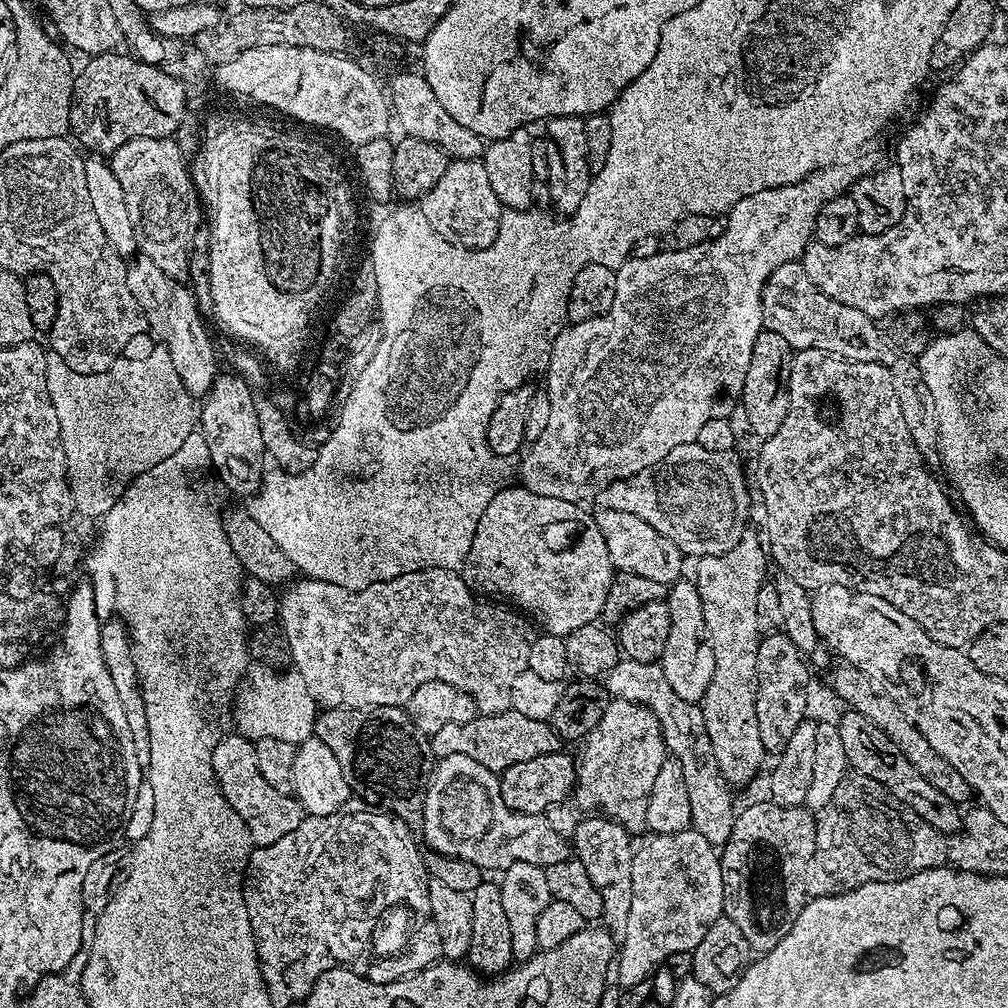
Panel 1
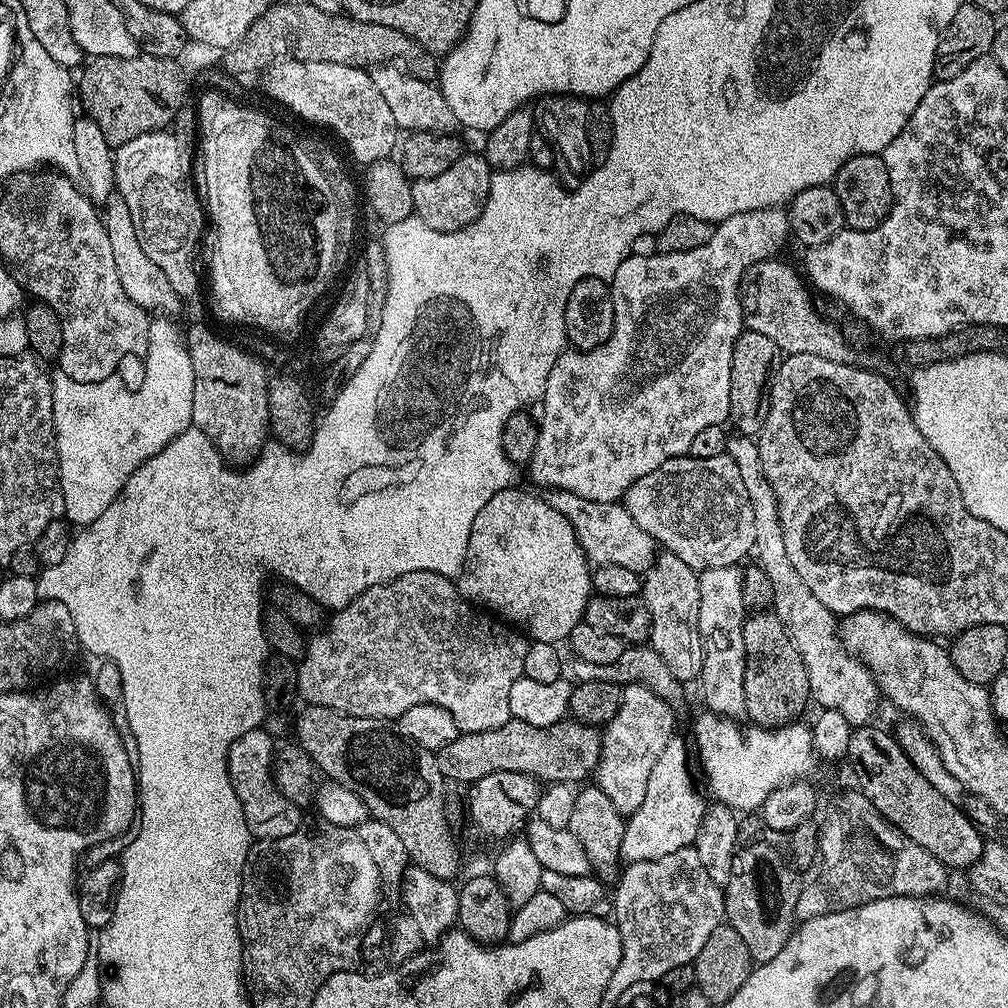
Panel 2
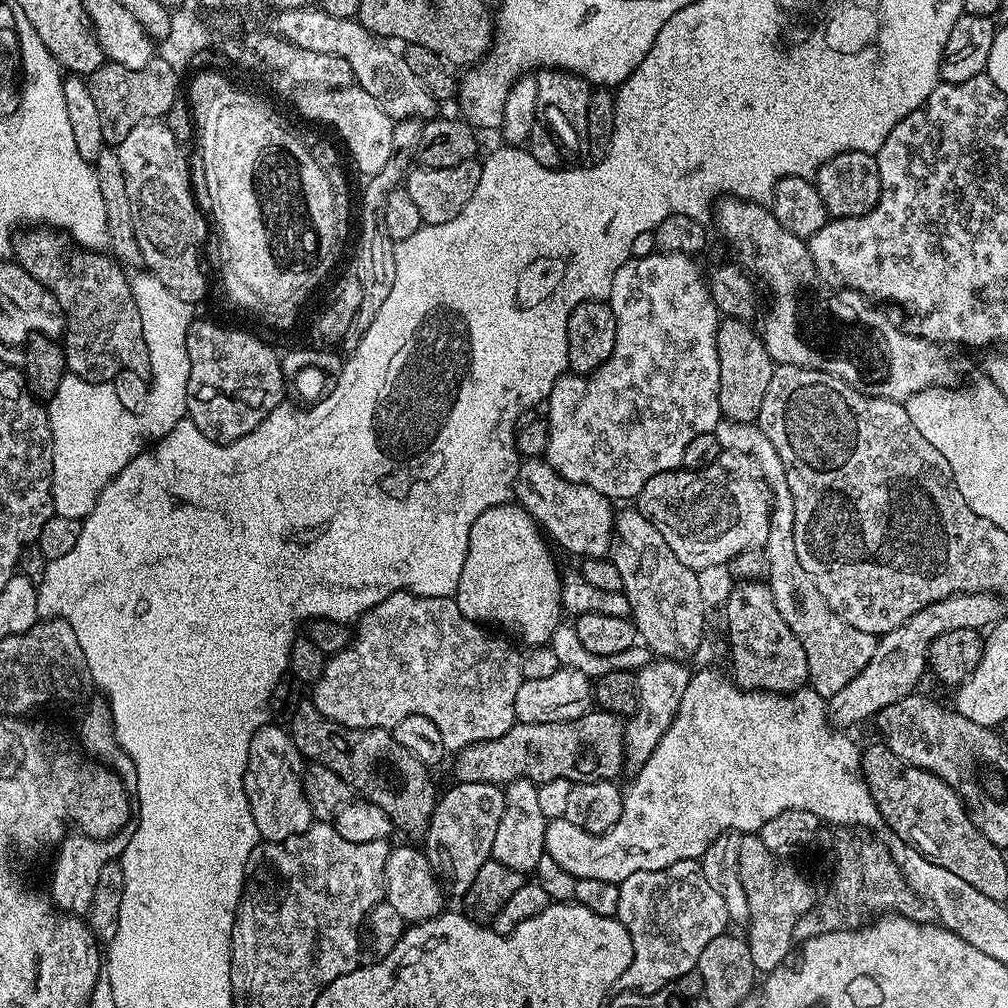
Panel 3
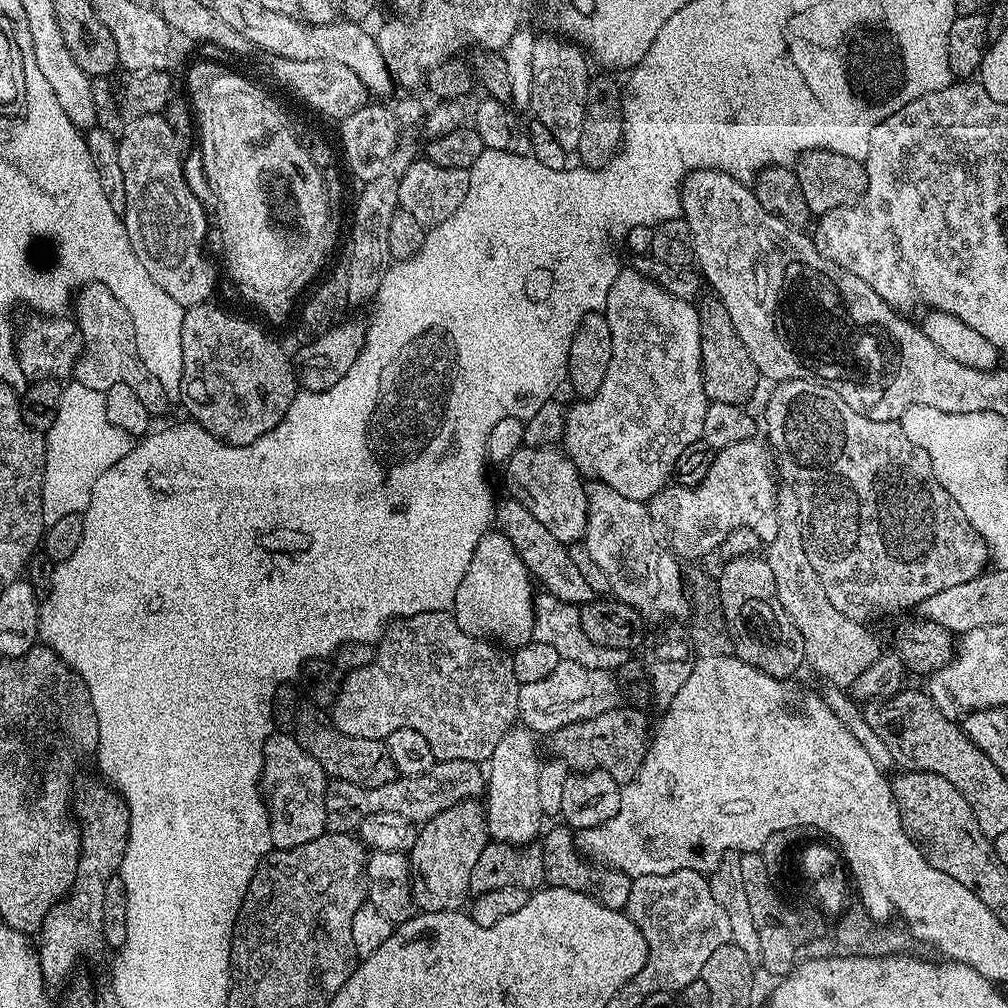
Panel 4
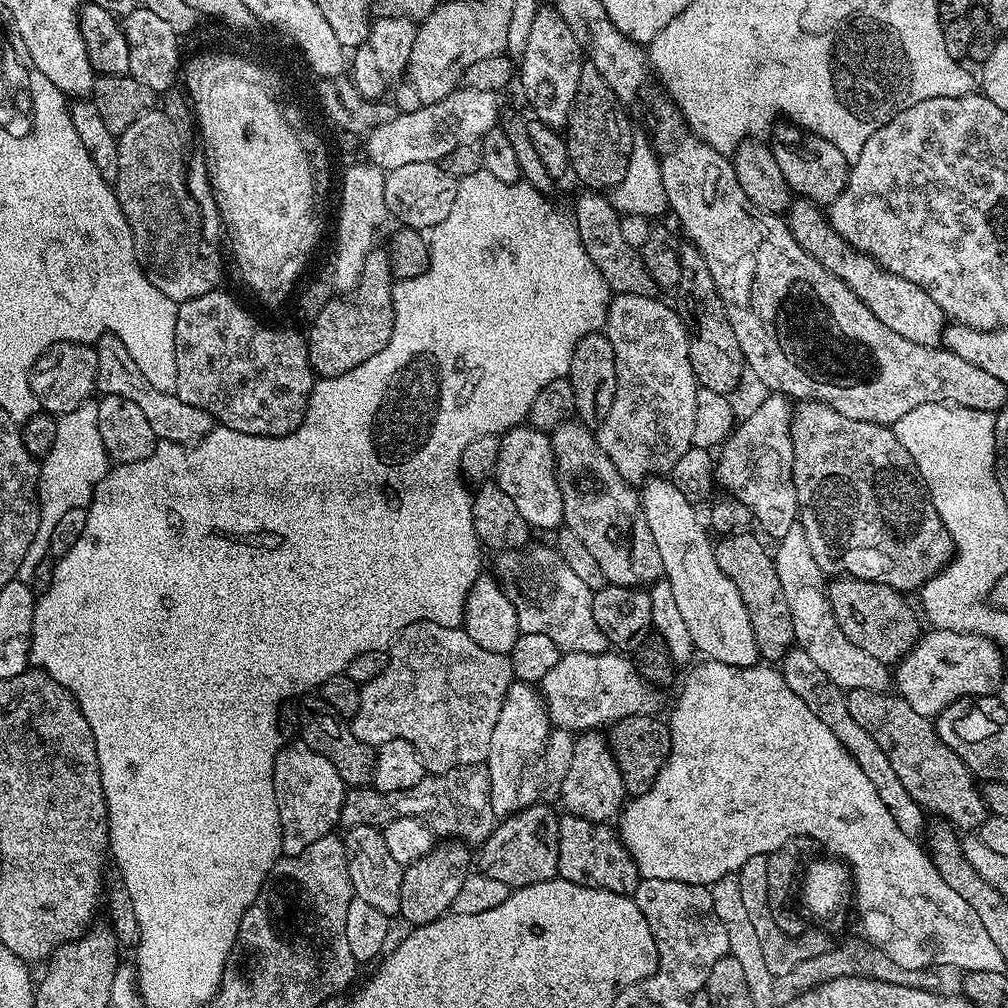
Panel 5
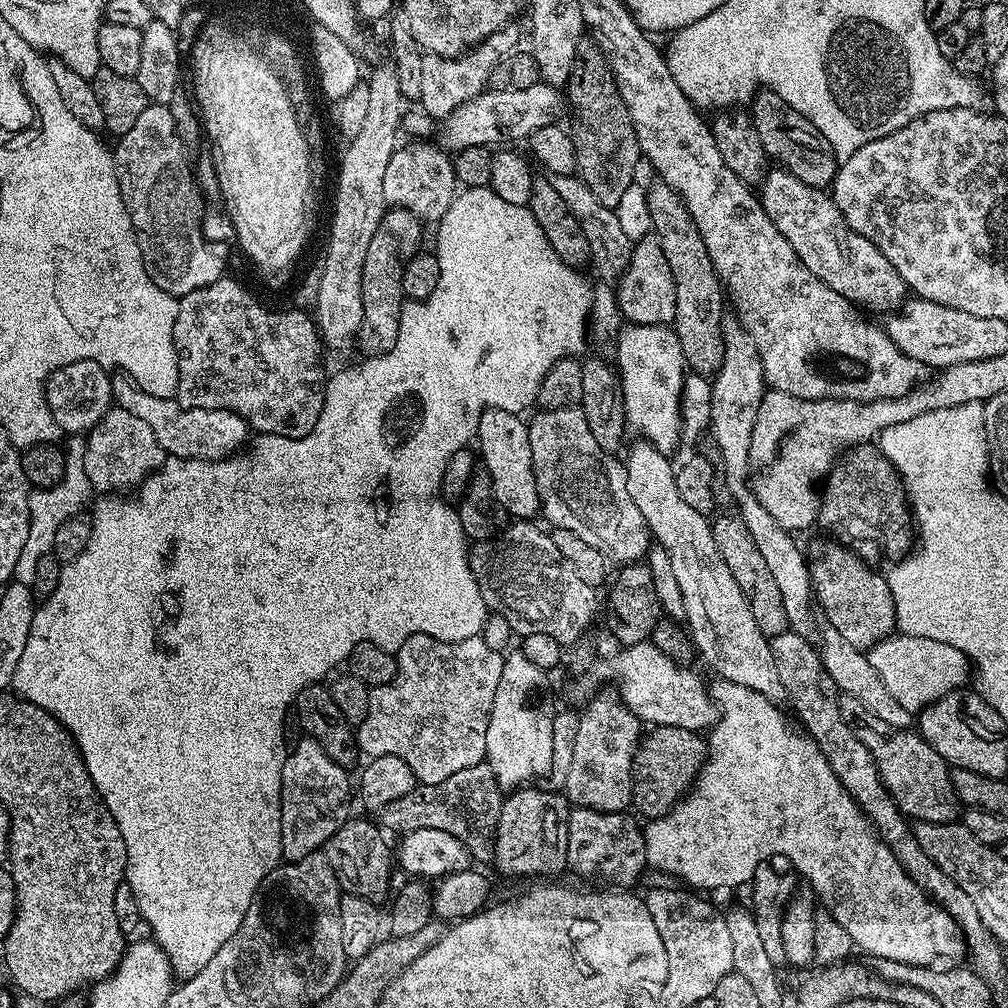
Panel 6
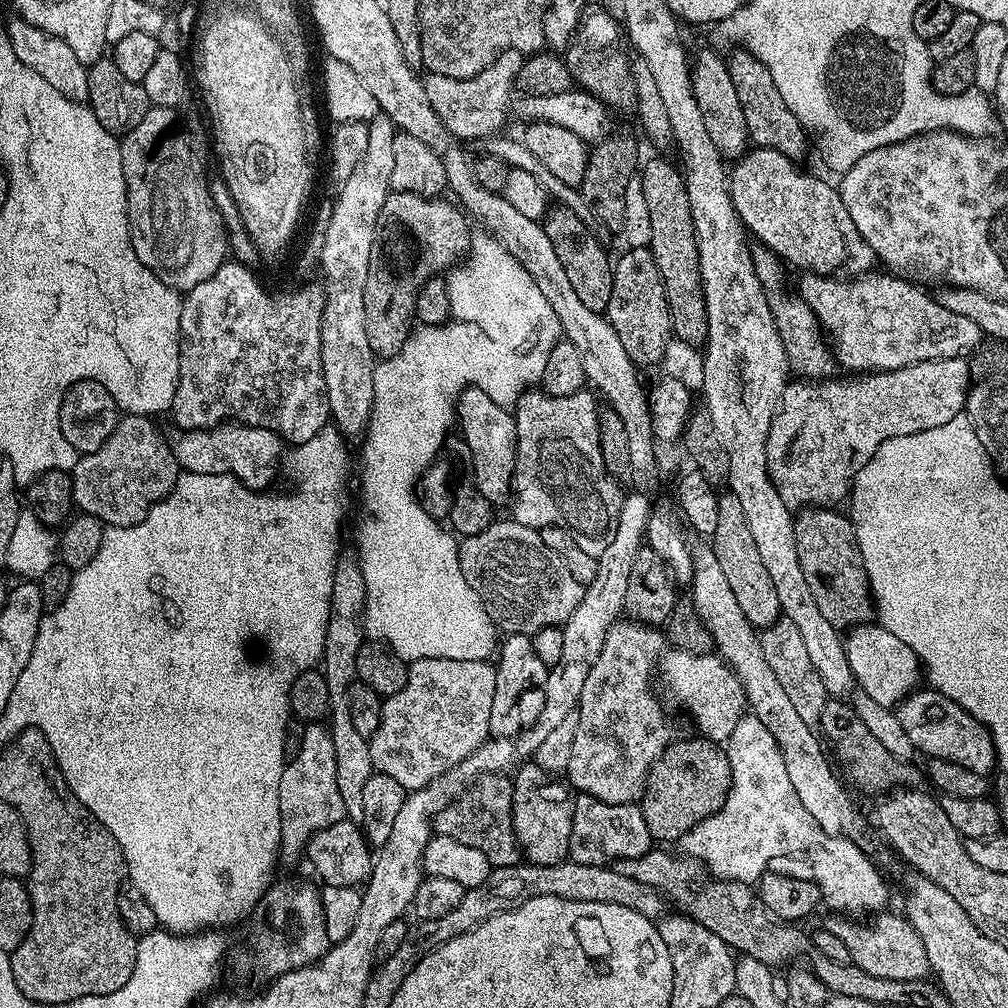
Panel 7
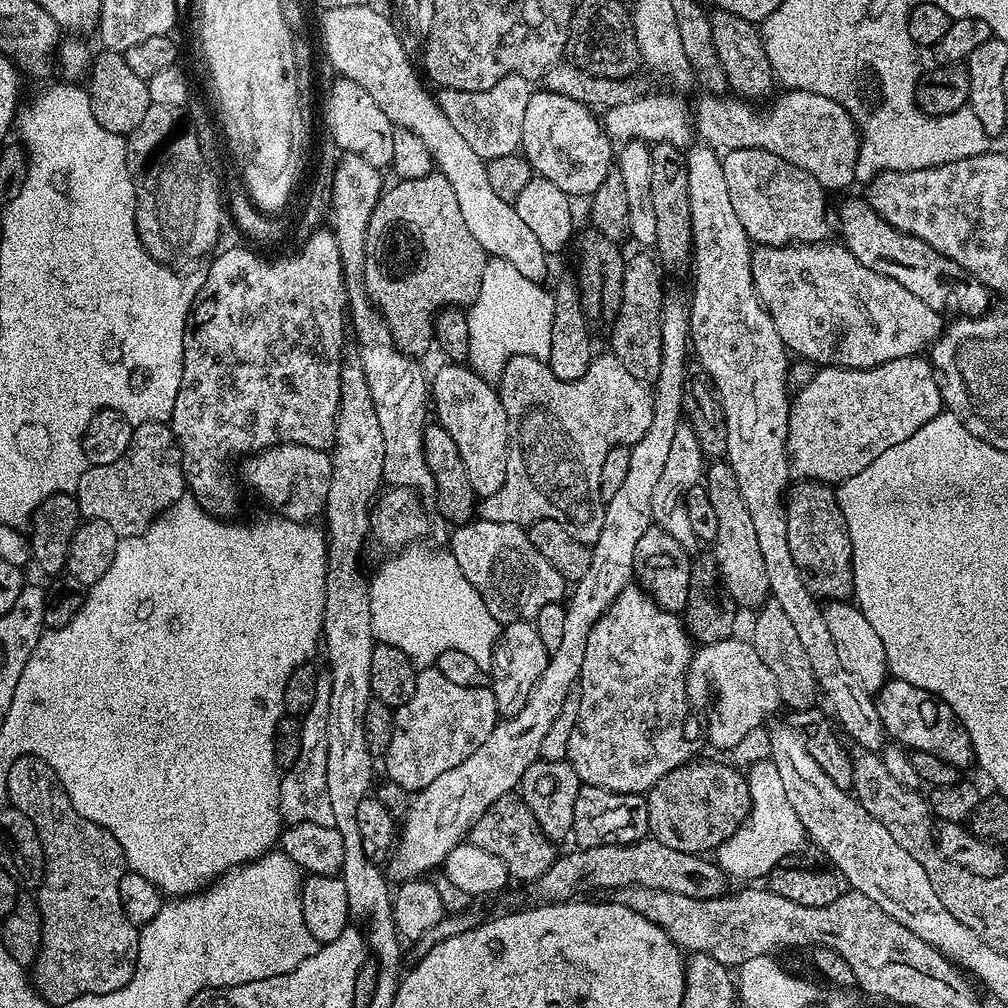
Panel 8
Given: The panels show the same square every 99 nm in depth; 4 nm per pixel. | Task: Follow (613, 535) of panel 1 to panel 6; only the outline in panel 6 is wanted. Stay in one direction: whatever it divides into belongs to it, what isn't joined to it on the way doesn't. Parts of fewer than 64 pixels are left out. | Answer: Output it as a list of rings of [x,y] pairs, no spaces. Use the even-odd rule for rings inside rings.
[[[488,408],[480,416],[475,439],[478,444],[480,440],[478,456],[482,461],[482,467],[488,471],[492,479],[492,493],[496,495],[497,504],[509,517],[520,522],[528,522],[533,519],[532,515],[537,515],[538,501],[534,462],[530,454],[530,434],[527,423],[520,419],[521,417],[515,412]]]

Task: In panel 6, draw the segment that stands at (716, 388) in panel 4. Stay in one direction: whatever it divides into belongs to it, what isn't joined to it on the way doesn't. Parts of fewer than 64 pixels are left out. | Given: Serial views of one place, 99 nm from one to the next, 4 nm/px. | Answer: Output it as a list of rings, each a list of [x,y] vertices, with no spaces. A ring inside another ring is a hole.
[[[659,178],[653,179],[653,184],[647,185],[648,205],[650,206],[650,218],[652,219],[652,232],[656,237],[656,241],[662,246],[662,250],[666,254],[666,262],[670,265],[670,274],[674,274],[674,298],[676,299],[676,318],[674,321],[674,331],[678,342],[682,346],[682,354],[684,355],[684,363],[695,375],[711,377],[722,366],[722,358],[724,357],[724,322],[726,313],[724,313],[724,304],[726,308],[726,292],[720,283],[720,275],[714,270],[714,262],[710,262],[710,254],[706,254],[706,242],[702,242],[702,234],[698,234],[698,226],[694,226],[694,222],[690,218],[690,214],[686,210],[686,206],[682,202],[680,195],[671,188],[664,180]]]

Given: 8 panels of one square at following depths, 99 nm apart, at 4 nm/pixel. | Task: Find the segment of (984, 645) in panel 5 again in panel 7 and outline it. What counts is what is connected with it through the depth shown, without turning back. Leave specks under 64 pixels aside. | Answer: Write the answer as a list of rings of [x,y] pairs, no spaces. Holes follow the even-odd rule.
[[[879,623],[858,624],[847,633],[844,640],[846,658],[850,662],[855,687],[862,690],[878,706],[895,709],[905,696],[917,691],[916,679],[921,679],[922,665],[914,650],[890,630],[880,627]]]

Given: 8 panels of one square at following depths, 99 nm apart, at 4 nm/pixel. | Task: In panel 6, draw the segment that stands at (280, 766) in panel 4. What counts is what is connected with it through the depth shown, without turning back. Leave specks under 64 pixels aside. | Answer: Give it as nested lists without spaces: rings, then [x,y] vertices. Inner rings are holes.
[[[304,738],[284,757],[282,766],[282,857],[285,861],[301,860],[311,852],[318,852],[333,834],[350,818],[354,804],[354,788],[348,785],[349,773],[318,746],[311,738]]]

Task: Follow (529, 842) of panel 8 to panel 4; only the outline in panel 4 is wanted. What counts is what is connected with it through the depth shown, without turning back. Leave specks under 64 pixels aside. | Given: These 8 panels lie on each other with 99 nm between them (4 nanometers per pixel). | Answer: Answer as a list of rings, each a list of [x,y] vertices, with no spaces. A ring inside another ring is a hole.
[[[441,760],[421,776],[400,776],[377,788],[363,788],[349,780],[332,778],[326,790],[326,829],[355,833],[362,818],[370,814],[402,814],[413,822],[423,822],[458,802],[483,797],[485,792],[486,772],[475,760]]]

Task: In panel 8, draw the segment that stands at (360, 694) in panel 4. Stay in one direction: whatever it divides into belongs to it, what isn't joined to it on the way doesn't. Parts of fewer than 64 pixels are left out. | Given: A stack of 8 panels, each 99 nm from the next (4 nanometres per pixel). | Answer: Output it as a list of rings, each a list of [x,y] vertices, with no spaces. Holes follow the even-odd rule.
[[[424,666],[417,671],[414,694],[410,694],[410,702],[395,709],[390,746],[382,753],[387,779],[408,794],[430,786],[438,774],[454,770],[458,762],[474,754],[474,750],[490,738],[498,723],[496,699],[491,687],[467,688],[438,669]]]

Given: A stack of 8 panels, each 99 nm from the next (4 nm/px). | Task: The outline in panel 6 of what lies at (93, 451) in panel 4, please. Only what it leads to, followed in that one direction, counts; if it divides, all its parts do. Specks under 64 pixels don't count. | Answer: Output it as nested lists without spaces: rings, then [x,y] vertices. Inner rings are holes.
[[[72,438],[66,444],[66,463],[64,477],[52,488],[37,488],[28,493],[28,513],[30,514],[30,534],[26,538],[26,546],[22,546],[22,558],[18,558],[15,583],[31,585],[34,582],[34,566],[38,566],[38,558],[52,552],[54,534],[58,534],[58,526],[71,516],[81,515],[89,503],[88,495],[93,495],[94,489],[83,470],[85,441]],[[88,500],[88,501],[87,501]],[[84,503],[85,508],[84,508]]]

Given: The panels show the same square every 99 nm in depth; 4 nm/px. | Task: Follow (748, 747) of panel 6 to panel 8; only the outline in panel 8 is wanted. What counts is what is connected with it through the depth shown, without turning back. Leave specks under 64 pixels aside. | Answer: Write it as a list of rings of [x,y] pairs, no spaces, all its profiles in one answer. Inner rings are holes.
[[[771,759],[760,760],[752,769],[747,769],[748,789],[750,790],[750,810],[748,817],[742,822],[742,826],[726,842],[715,849],[714,860],[720,868],[729,876],[737,876],[740,882],[756,882],[759,876],[767,877],[792,851],[796,843],[805,839],[806,833],[802,822],[798,822],[798,814],[794,814],[794,806],[790,806],[790,798],[786,798],[786,789],[782,787],[782,778],[778,778],[778,770],[772,765]]]

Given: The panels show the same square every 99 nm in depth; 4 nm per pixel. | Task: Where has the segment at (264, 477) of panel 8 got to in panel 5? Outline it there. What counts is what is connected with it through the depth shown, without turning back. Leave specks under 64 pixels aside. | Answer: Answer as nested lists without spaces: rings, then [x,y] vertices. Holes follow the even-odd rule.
[[[104,336],[97,340],[95,345],[98,354],[98,378],[96,379],[96,392],[103,395],[121,395],[122,398],[128,398],[142,402],[143,410],[146,414],[146,421],[156,435],[157,441],[167,442],[169,444],[195,444],[202,439],[207,432],[211,432],[214,427],[214,421],[206,410],[198,410],[182,398],[178,398],[173,392],[160,392],[138,370],[136,357],[122,346],[122,342],[117,336]]]

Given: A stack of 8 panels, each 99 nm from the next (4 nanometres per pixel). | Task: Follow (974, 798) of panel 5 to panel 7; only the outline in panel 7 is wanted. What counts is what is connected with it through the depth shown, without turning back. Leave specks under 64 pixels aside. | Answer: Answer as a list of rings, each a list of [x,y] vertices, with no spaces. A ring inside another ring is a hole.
[[[840,698],[827,700],[822,706],[818,728],[827,747],[836,751],[836,756],[844,767],[843,775],[848,775],[858,787],[883,793],[889,786],[912,786],[917,783],[915,763],[899,760],[890,754],[890,750],[886,750],[886,746],[882,746],[882,742],[878,742],[870,730],[866,730],[866,722],[859,720],[851,703]]]

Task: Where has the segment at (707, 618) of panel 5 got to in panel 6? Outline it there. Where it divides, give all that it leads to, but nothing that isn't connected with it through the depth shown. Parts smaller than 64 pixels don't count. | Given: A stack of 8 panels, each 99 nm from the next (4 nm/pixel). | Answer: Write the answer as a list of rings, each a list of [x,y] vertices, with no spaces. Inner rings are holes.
[[[636,443],[640,444],[634,445],[624,460],[626,490],[630,502],[642,510],[651,539],[670,554],[670,563],[682,590],[684,620],[693,649],[699,659],[701,656],[716,671],[719,679],[750,686],[750,690],[758,690],[767,700],[783,701],[784,687],[782,678],[778,678],[778,666],[774,666],[769,637],[758,630],[748,596],[738,590],[734,574],[730,574],[726,562],[722,562],[722,554],[718,554],[709,517],[682,502],[676,468],[668,461],[671,459],[650,443]]]

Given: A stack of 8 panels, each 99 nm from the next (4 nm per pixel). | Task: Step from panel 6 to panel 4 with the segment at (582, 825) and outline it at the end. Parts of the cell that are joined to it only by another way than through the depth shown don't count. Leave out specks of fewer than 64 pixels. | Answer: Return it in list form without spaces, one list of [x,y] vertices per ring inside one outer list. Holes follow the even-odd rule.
[[[568,826],[559,827],[552,828],[549,832],[547,829],[539,841],[545,881],[554,888],[578,890],[578,894],[586,894],[594,898],[594,902],[610,910],[627,909],[633,877],[627,876],[625,872],[619,872],[616,868],[605,868],[603,864],[589,860],[577,850],[573,829]]]

